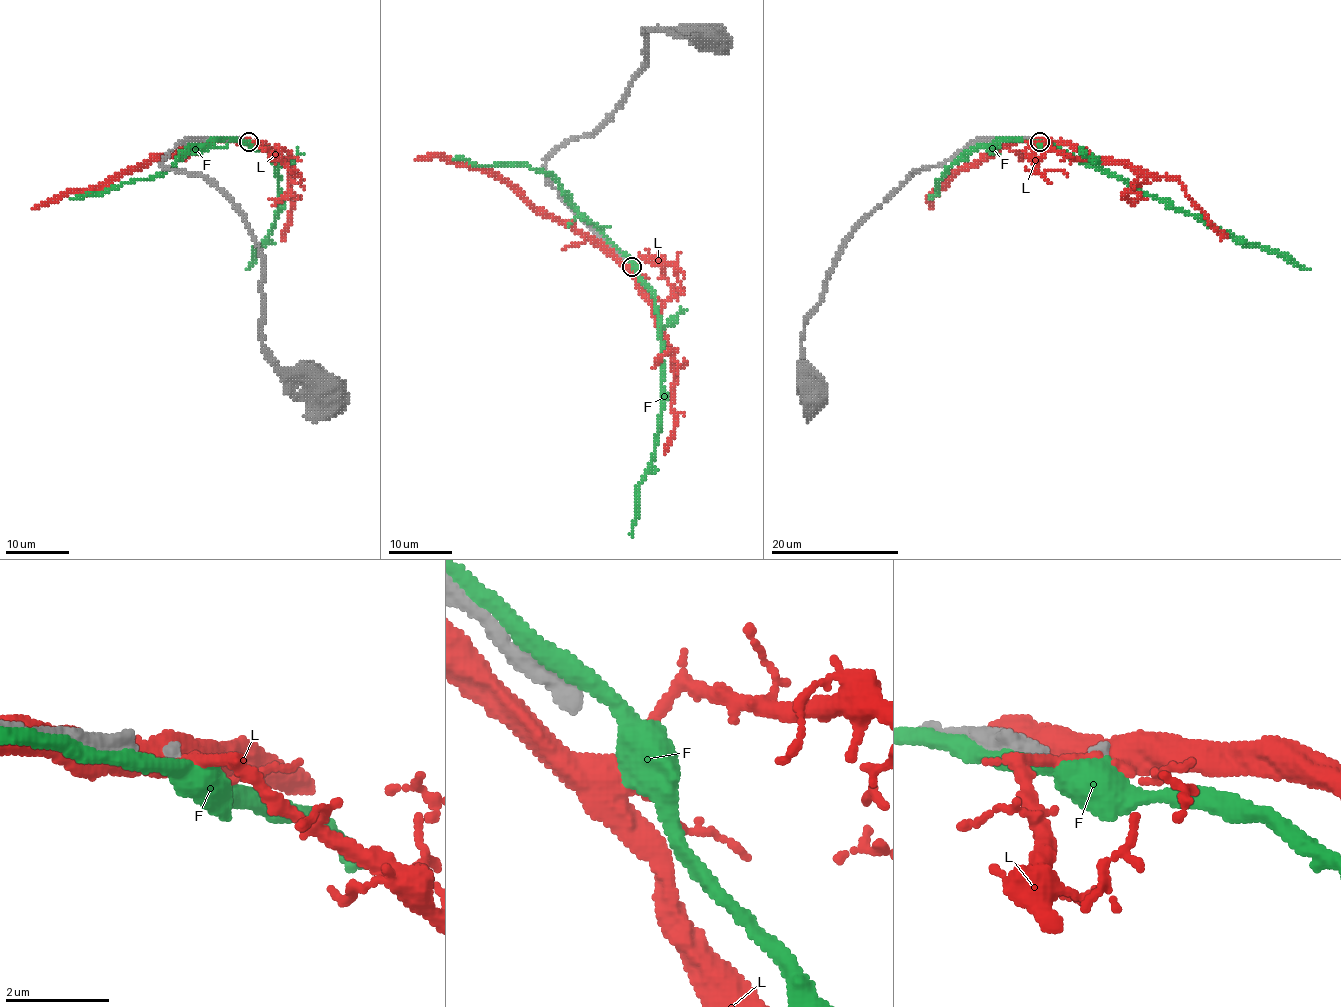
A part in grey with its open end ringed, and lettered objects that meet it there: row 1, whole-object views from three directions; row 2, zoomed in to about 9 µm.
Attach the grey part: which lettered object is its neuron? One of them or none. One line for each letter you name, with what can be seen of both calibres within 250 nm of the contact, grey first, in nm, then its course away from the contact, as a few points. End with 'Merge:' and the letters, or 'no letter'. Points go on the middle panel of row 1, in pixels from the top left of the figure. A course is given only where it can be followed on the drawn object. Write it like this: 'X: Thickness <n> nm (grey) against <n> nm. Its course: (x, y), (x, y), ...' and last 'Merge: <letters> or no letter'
Merge: no letter

